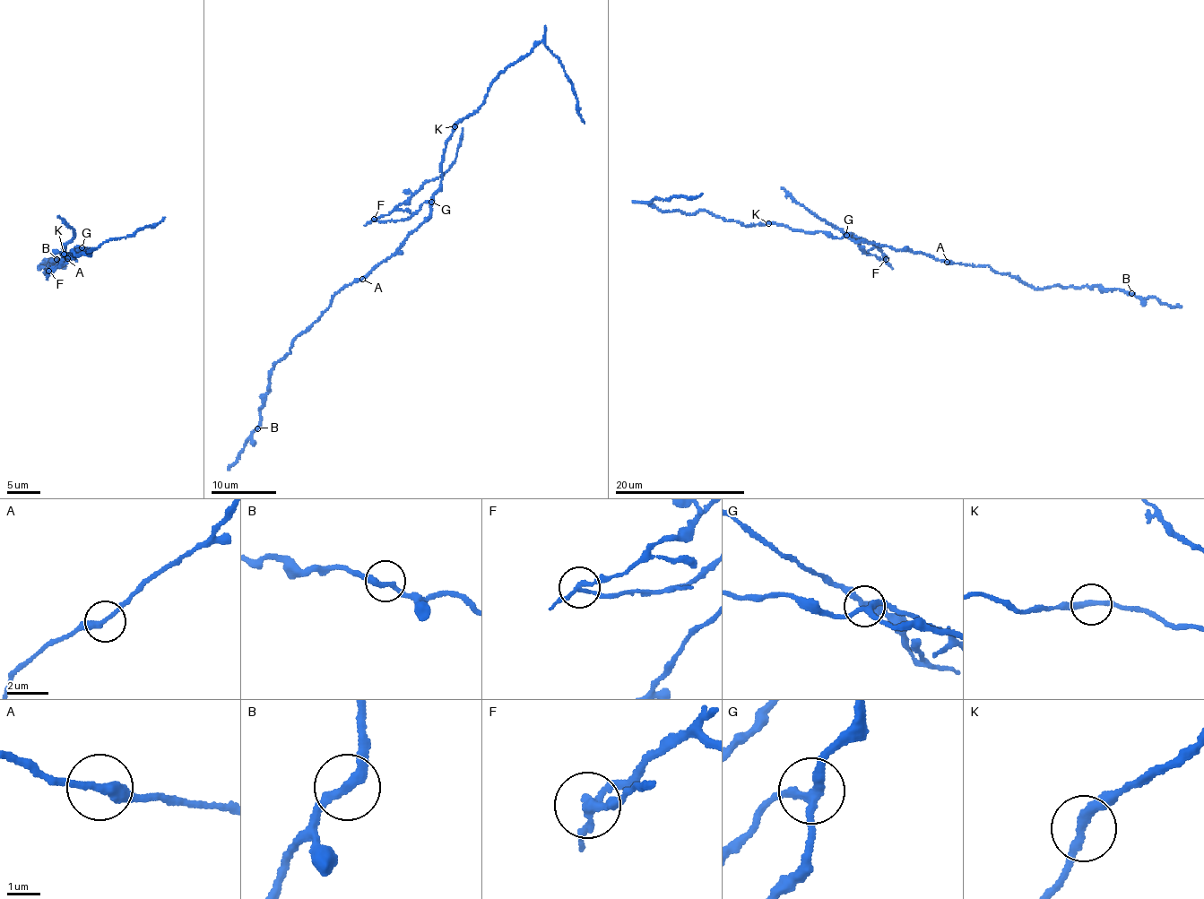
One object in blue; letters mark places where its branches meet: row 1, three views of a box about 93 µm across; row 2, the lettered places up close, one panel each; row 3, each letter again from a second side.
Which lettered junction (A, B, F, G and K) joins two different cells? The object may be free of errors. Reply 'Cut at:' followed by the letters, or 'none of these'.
Cut at: F

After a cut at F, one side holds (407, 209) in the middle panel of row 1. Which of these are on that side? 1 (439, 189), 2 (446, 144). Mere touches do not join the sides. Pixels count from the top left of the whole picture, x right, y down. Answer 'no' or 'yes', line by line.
1: no
2: no

